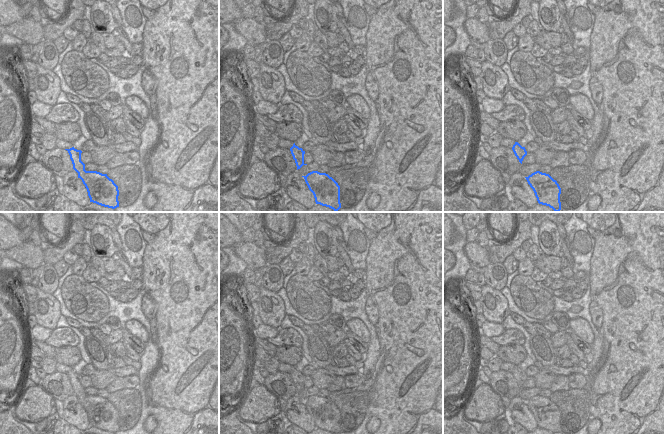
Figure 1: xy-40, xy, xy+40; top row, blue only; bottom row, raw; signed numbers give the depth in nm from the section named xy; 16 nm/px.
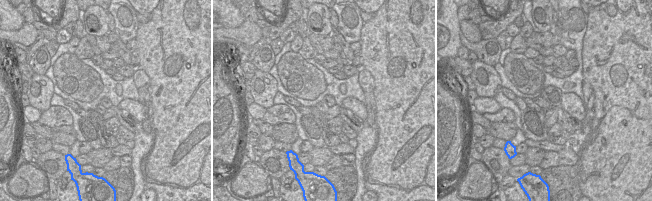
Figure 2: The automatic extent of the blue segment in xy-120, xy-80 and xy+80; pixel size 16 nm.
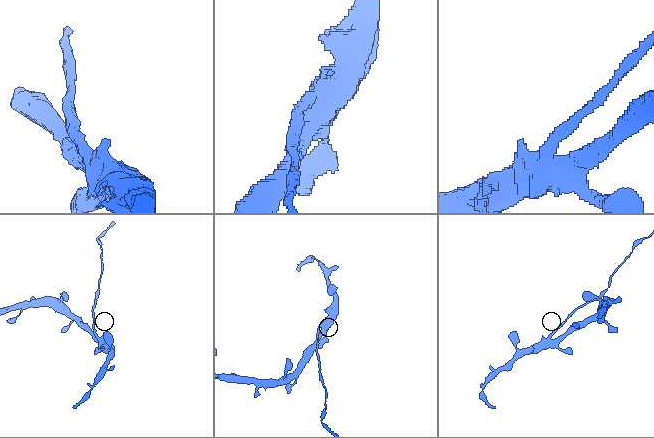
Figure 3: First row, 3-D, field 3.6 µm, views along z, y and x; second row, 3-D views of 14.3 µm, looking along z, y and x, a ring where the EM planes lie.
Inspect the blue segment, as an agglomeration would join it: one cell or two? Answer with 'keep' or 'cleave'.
cleave

